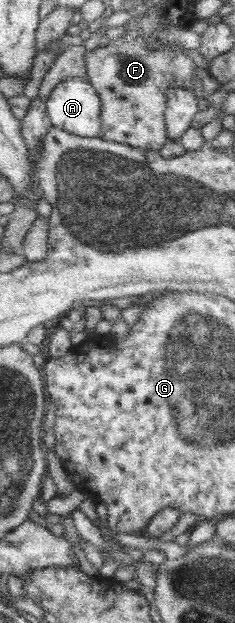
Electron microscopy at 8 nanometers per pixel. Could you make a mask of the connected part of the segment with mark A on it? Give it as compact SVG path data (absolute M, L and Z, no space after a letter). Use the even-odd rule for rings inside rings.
M71 76L56 85L49 94L50 98L45 102L46 110L52 124L56 128L66 129L78 136L102 137L102 101L97 89L88 78Z

